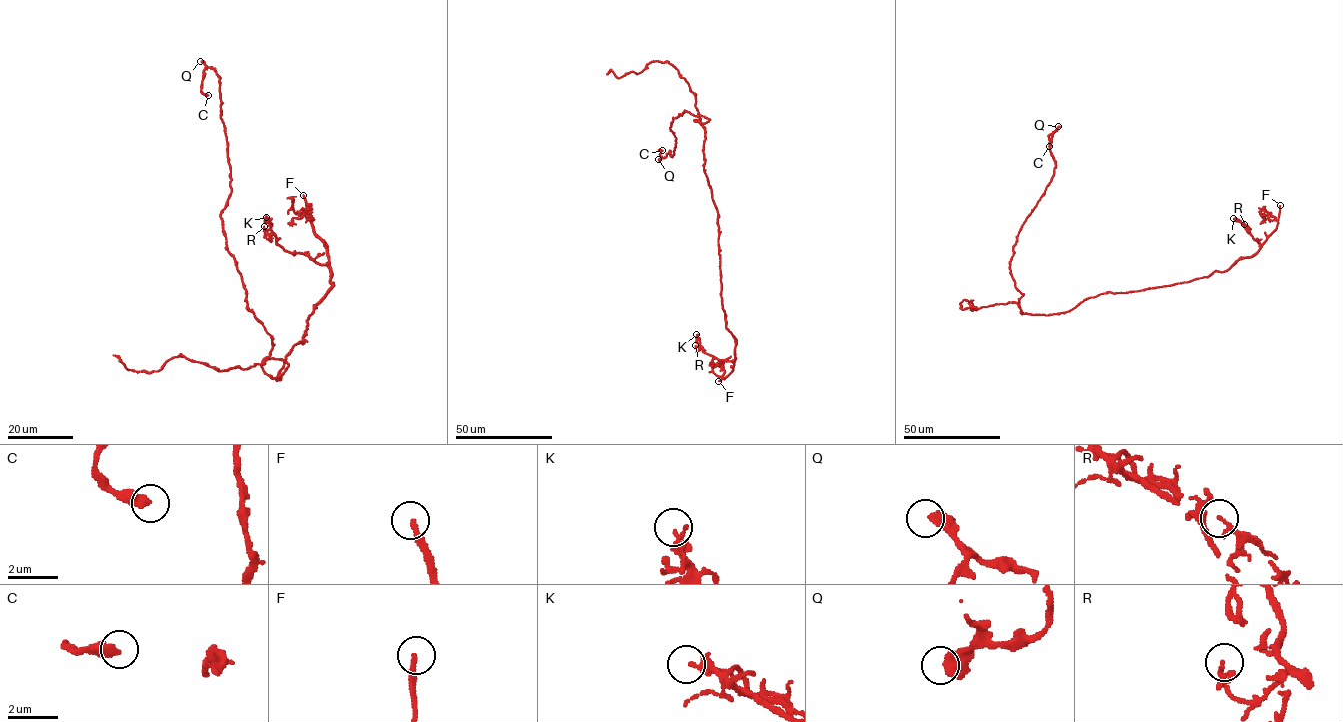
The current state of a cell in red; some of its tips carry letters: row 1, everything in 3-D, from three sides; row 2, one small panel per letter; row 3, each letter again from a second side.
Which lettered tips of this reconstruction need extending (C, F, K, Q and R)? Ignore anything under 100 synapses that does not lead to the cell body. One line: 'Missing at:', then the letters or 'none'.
Missing at: F

